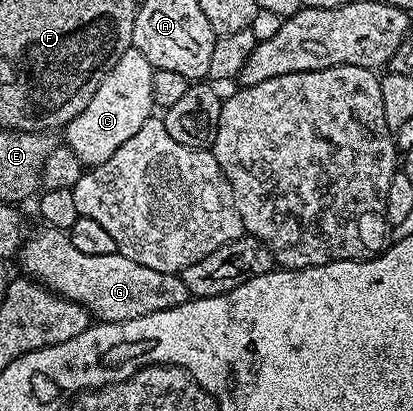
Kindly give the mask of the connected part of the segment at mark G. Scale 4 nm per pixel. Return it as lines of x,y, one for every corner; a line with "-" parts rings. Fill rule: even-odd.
48,227
27,236
18,252
20,267
27,278
43,283
49,291
61,295
63,299
74,301
88,310
93,320
102,323
121,323
137,319
150,313
169,311
187,303
190,296
186,285
177,273
162,273
158,269
146,269
130,257
107,255
90,257
78,253
68,232
56,227

